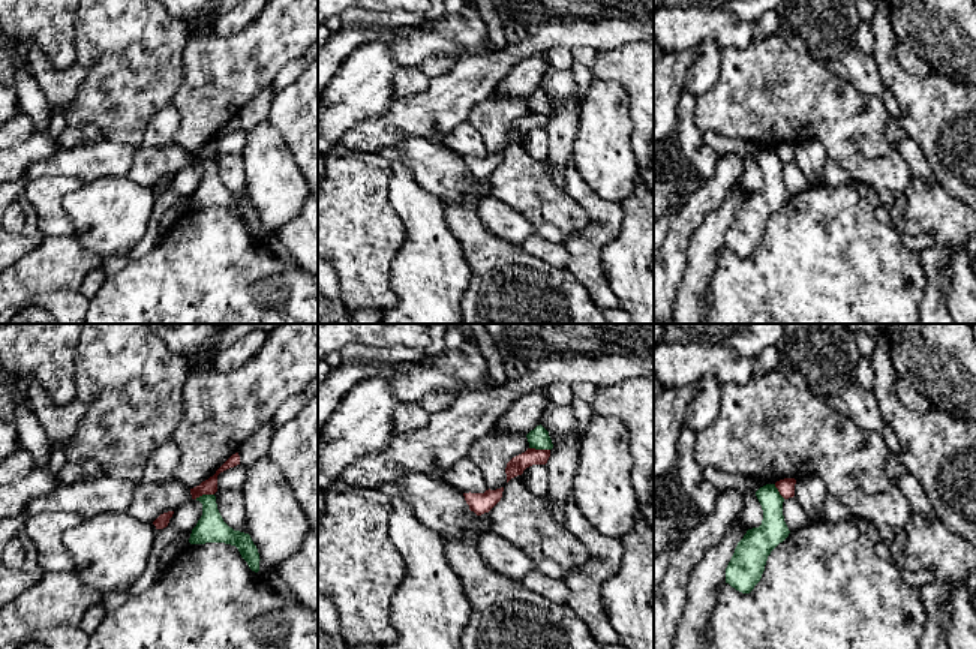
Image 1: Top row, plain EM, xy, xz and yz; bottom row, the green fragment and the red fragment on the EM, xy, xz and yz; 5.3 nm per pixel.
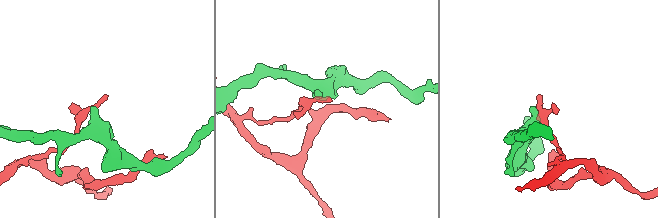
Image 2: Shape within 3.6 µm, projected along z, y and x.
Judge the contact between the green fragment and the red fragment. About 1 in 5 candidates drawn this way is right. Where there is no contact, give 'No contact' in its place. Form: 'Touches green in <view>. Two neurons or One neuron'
Touches green in xz. Two neurons

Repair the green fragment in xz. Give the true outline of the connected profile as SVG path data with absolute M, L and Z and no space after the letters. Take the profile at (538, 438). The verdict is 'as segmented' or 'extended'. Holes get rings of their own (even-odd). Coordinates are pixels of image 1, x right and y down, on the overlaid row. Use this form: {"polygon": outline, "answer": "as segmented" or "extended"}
{"polygon": "M540 424L534 430L531 430L528 435L529 448L535 450L552 450L553 444L549 436L549 432Z", "answer": "as segmented"}

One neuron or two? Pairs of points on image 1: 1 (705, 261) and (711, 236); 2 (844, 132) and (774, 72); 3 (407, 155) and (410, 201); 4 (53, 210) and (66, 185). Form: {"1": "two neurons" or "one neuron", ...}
{"1": "one neuron", "2": "one neuron", "3": "two neurons", "4": "one neuron"}

